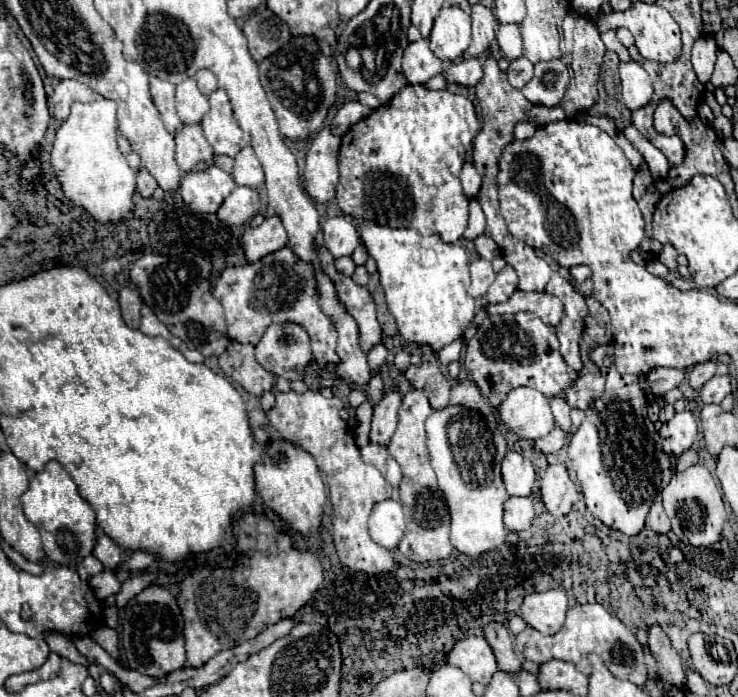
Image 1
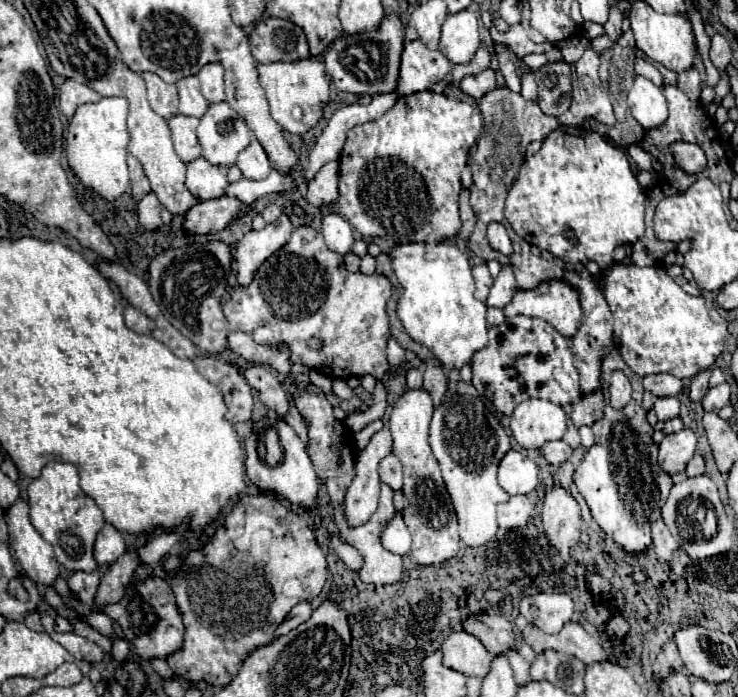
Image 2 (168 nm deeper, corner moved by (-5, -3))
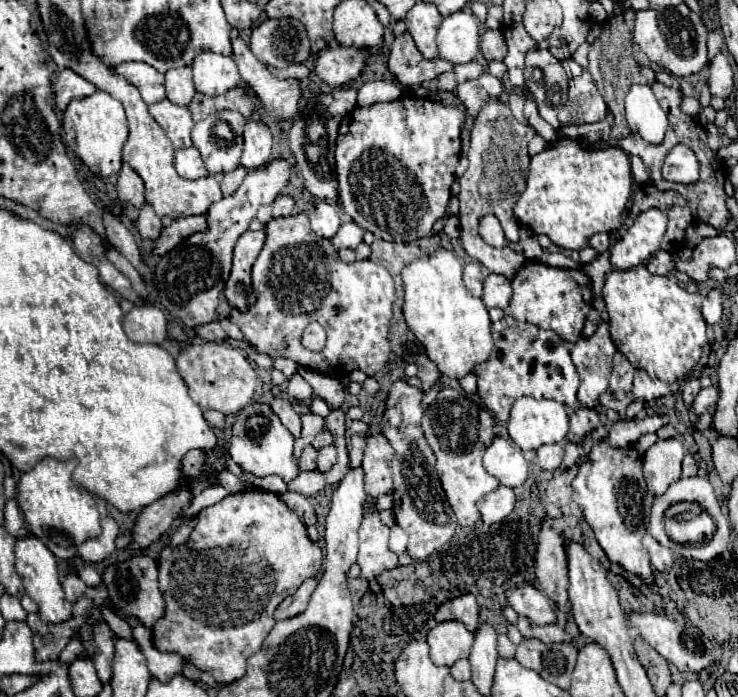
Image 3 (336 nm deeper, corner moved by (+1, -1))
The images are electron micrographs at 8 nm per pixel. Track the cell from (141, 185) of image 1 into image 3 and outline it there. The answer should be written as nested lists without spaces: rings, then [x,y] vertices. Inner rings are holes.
[[[146,203],[138,217],[138,233],[142,239],[156,239],[160,235],[160,231],[162,231],[160,217],[156,217],[154,209]]]

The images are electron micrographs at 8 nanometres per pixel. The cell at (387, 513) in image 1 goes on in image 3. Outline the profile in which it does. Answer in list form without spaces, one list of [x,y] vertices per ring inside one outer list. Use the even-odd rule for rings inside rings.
[[[394,525],[390,529],[390,549],[396,553],[396,555],[402,555],[406,551],[406,543],[408,543],[408,535],[402,527]]]

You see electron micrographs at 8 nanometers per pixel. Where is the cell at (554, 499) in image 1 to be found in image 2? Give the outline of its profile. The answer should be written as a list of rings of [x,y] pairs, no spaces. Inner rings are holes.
[[[554,485],[550,491],[546,491],[542,523],[544,533],[550,541],[550,557],[554,561],[554,567],[562,567],[570,559],[572,547],[580,537],[582,523],[580,505],[562,485]]]

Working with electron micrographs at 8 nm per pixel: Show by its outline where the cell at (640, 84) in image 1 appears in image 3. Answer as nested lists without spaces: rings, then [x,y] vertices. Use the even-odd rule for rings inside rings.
[[[632,85],[626,93],[626,119],[628,127],[644,141],[652,145],[662,143],[668,127],[668,117],[648,85]]]

